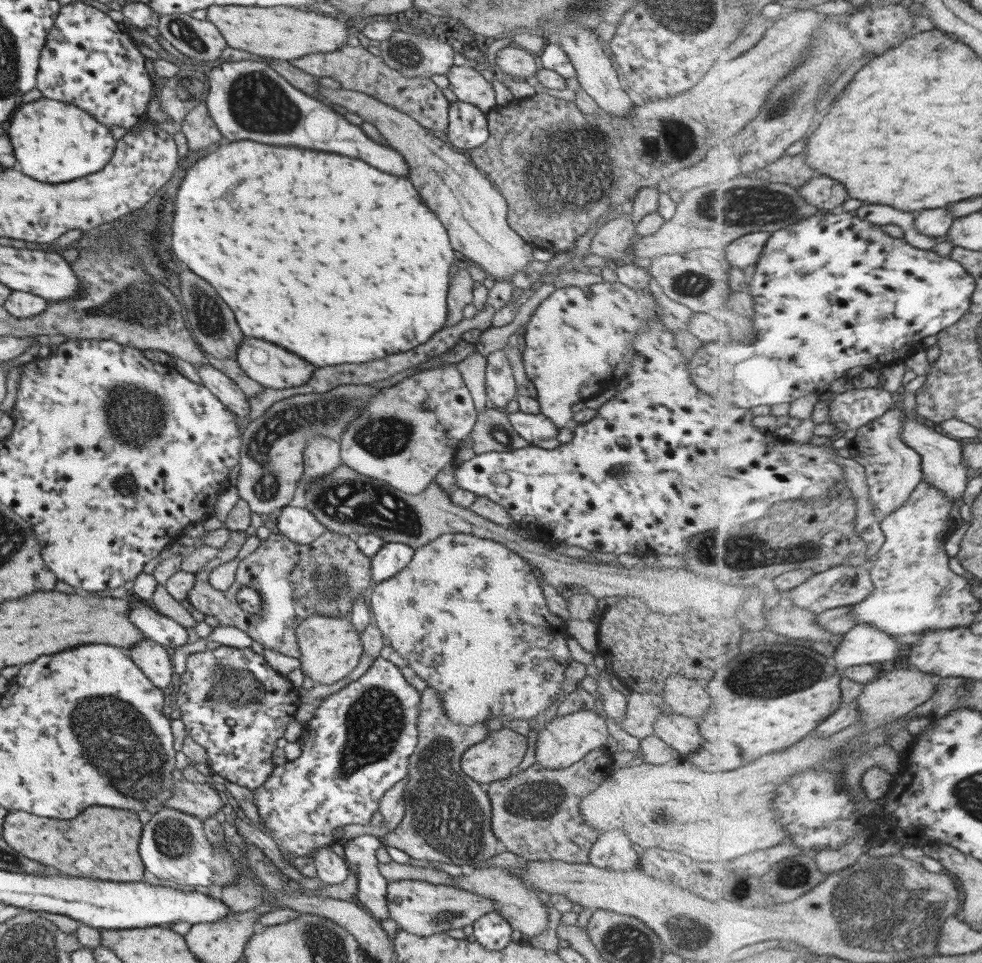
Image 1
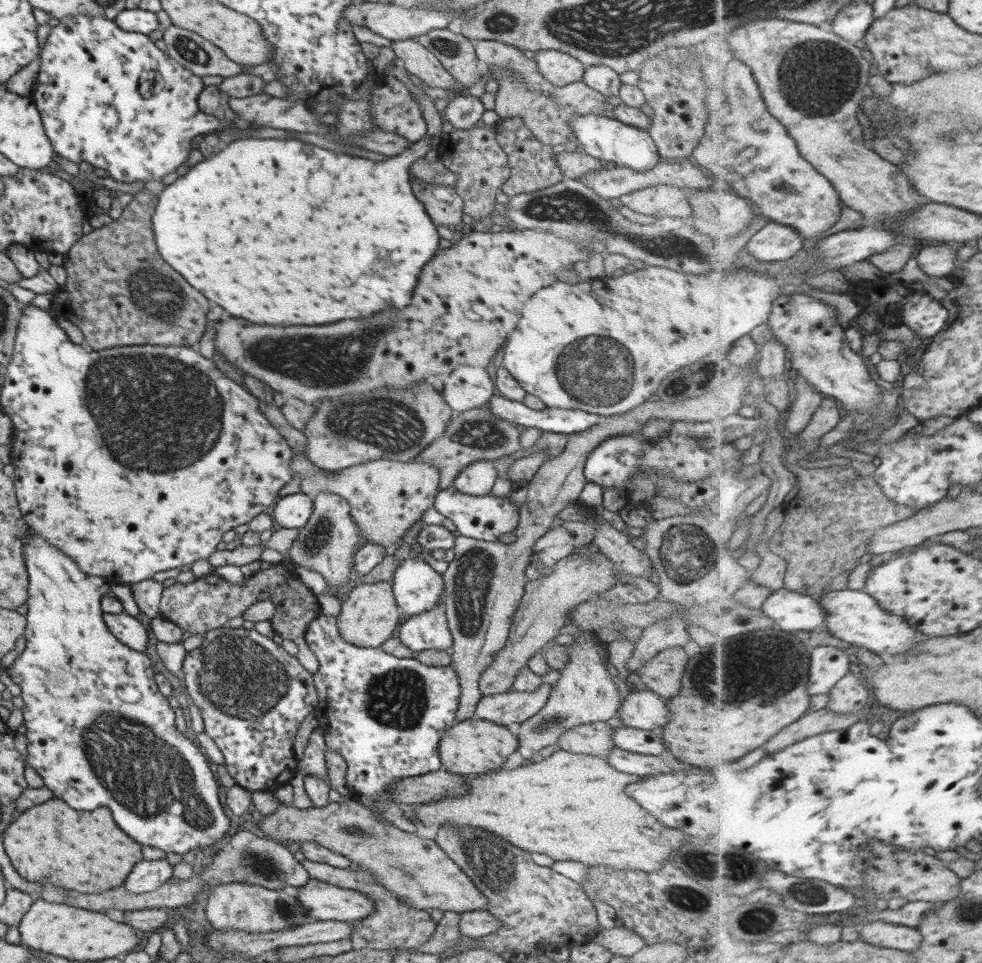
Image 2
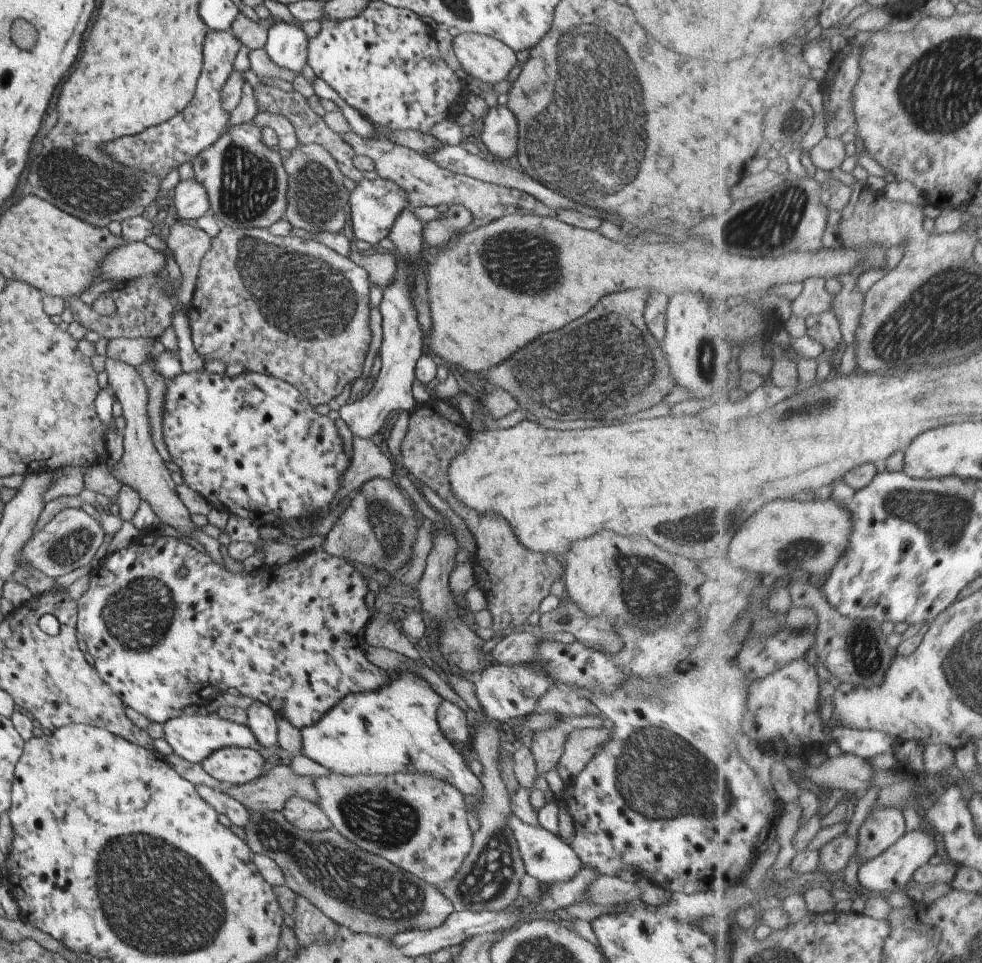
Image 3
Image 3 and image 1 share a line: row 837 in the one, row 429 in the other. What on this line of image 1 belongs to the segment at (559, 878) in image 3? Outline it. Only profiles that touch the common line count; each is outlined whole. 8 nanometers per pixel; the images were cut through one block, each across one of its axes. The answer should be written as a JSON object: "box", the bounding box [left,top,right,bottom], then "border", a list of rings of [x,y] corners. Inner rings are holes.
{"box":[507,411,559,444],"border":[[[519,411],[507,413],[507,420],[513,426],[513,430],[528,444],[533,444],[539,439],[553,438],[559,432],[559,428],[555,428],[555,424],[551,424],[551,420],[541,413],[525,414]]]}

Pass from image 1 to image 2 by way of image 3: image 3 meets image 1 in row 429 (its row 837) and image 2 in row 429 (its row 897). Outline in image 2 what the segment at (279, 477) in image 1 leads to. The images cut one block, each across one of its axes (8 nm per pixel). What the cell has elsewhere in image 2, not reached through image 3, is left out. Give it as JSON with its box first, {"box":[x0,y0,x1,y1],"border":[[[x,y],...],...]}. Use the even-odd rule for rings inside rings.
{"box":[301,381,454,472],"border":[[[417,381],[409,385],[407,389],[395,390],[395,387],[381,387],[371,392],[356,394],[356,396],[345,396],[339,400],[322,398],[301,430],[305,436],[303,450],[307,452],[306,457],[316,467],[329,472],[365,463],[371,459],[405,462],[412,460],[427,448],[427,445],[441,437],[454,413],[427,381]]]}

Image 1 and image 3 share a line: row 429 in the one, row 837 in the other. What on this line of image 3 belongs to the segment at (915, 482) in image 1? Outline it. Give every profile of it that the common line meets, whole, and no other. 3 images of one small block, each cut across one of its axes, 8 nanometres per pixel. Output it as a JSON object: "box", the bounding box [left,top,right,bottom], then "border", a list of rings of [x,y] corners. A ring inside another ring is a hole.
{"box":[856,808,907,864],"border":[[[883,808],[873,810],[857,830],[859,840],[859,854],[856,860],[859,864],[869,862],[870,859],[884,853],[907,833],[905,814],[901,809]]]}

